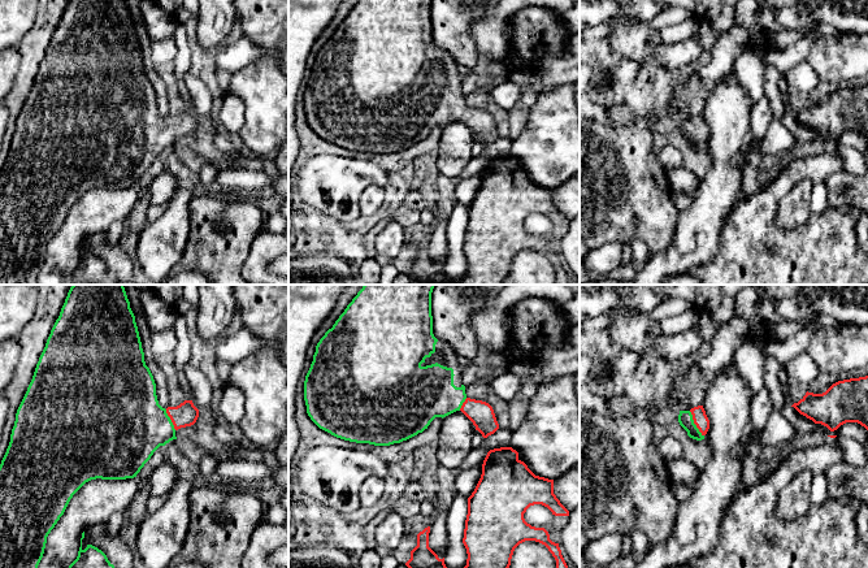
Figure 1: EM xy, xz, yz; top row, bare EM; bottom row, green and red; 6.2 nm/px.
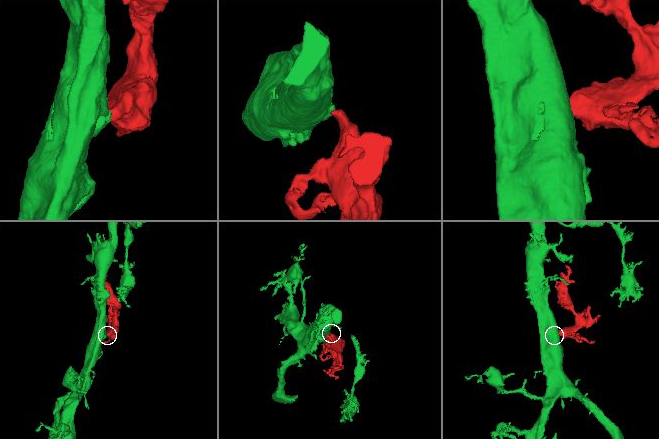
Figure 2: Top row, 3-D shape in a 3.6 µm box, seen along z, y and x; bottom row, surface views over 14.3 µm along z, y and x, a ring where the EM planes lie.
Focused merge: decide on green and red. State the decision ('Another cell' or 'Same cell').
Same cell

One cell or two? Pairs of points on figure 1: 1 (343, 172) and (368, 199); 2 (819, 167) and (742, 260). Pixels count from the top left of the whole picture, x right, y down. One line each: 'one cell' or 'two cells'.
1: two cells
2: one cell

